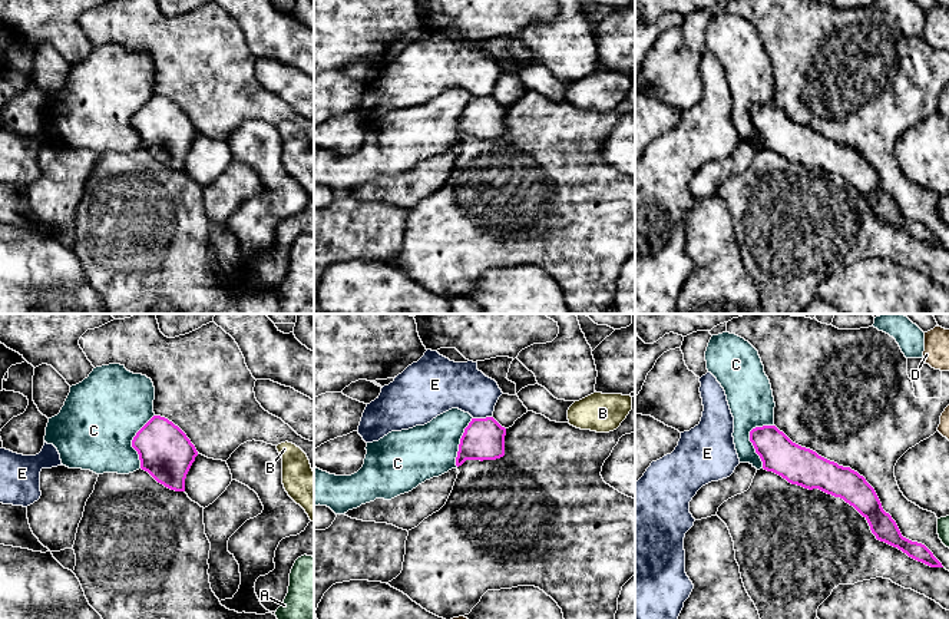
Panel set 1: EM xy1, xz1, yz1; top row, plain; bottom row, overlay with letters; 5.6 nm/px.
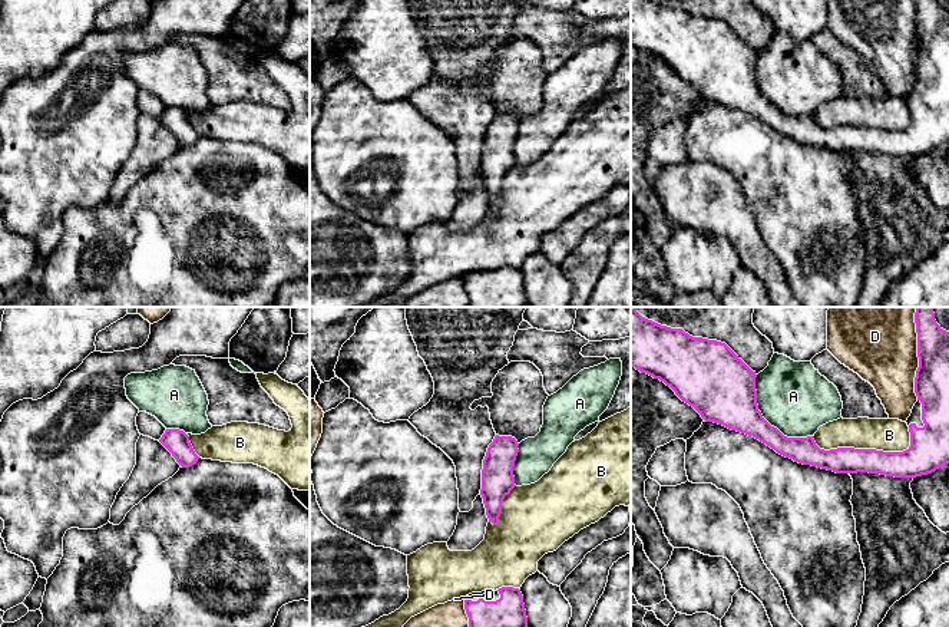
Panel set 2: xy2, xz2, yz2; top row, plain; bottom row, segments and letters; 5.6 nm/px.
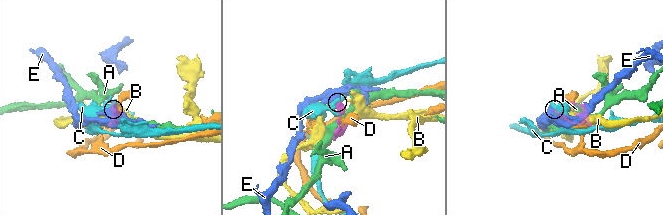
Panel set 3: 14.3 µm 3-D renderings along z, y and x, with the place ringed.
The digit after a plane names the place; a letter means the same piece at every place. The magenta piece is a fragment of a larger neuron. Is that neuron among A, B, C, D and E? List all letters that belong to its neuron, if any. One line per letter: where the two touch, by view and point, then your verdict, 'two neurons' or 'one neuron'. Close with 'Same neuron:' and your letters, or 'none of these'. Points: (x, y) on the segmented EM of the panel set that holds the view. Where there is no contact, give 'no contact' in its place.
A: contact yz2 (766, 421); two neurons
B: contact yz2 (860, 449); two neurons
C: contact yz1 (750, 439); one neuron
D: contact yz2 (918, 353); two neurons
E: contact xz1 (482, 419); two neurons
Same neuron: C

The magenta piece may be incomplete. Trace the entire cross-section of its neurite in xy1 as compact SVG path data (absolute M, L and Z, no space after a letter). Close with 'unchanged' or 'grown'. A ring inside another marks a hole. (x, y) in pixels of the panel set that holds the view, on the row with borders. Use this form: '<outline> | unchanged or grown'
M120 364L96 367L87 378L70 387L60 413L49 418L44 441L57 448L62 464L69 469L90 470L96 474L129 474L142 469L165 487L185 491L185 479L198 451L178 426L153 413L153 400L155 387L146 375L133 374Z | grown

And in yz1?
M727 331L712 335L705 361L708 373L725 391L734 417L733 437L740 463L773 471L791 484L843 499L867 520L877 540L930 567L943 567L925 544L902 536L863 476L793 443L774 426L771 384L758 351L748 341Z | grown

